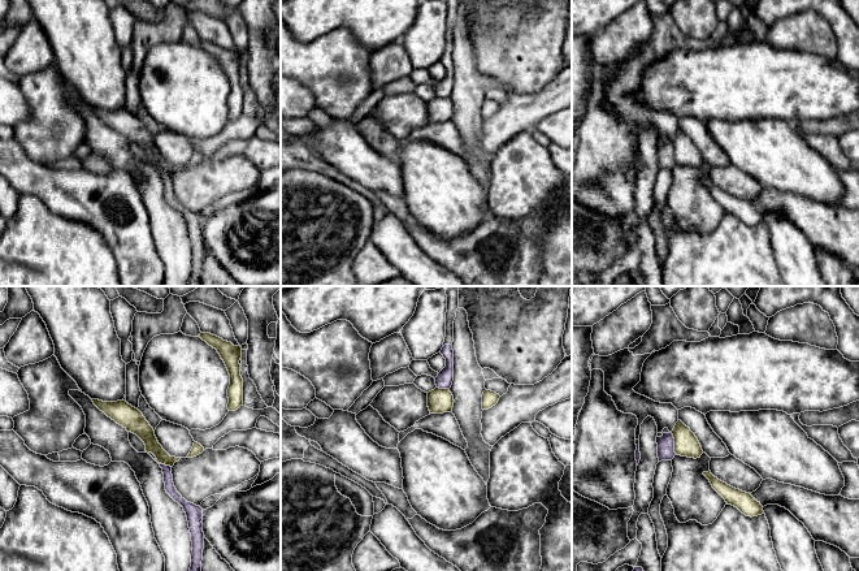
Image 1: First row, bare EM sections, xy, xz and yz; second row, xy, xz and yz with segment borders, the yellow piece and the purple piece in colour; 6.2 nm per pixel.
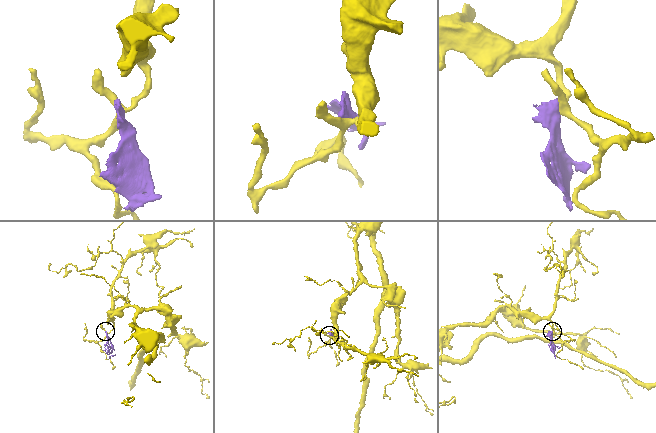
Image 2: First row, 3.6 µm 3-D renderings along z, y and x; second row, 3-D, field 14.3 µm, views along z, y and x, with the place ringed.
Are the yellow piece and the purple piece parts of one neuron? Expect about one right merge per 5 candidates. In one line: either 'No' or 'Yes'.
No

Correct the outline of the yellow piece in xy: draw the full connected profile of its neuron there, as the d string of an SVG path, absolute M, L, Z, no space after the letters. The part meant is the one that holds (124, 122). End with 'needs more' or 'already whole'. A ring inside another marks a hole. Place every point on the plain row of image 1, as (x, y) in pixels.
M92 108L94 113L108 126L122 134L127 140L136 143L146 153L146 160L152 161L157 170L173 176L181 166L170 165L159 152L153 137L143 122L126 109L103 111Z; already whole

